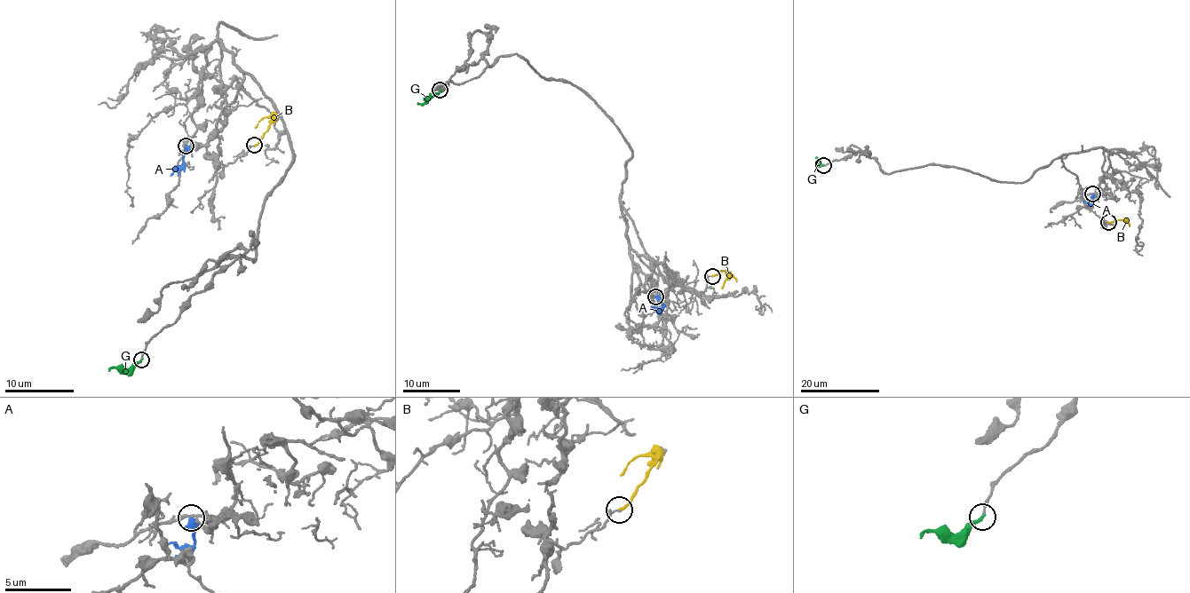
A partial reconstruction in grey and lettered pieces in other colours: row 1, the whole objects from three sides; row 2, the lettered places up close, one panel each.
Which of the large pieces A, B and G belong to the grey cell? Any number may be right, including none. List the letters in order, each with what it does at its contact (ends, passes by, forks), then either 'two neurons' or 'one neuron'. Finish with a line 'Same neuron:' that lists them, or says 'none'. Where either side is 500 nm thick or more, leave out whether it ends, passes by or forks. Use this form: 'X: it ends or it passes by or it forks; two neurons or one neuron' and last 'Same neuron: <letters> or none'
A: two neurons
B: it ends; two neurons
G: it ends; one neuron
Same neuron: G

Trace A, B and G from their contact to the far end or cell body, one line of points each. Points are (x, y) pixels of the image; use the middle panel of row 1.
A: (655, 296), (662, 306), (651, 307)
B: (713, 276), (720, 271), (727, 272), (722, 288)
G: (440, 90), (417, 104)

